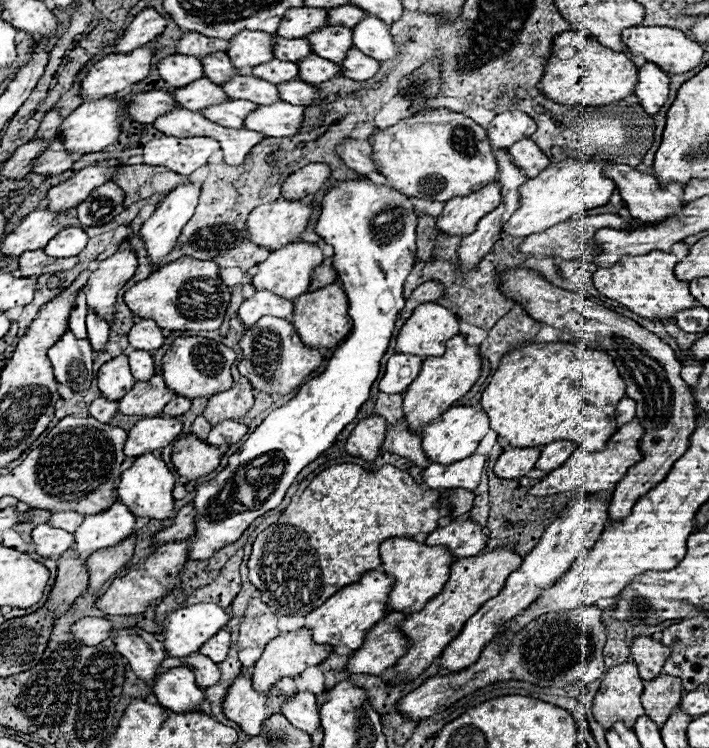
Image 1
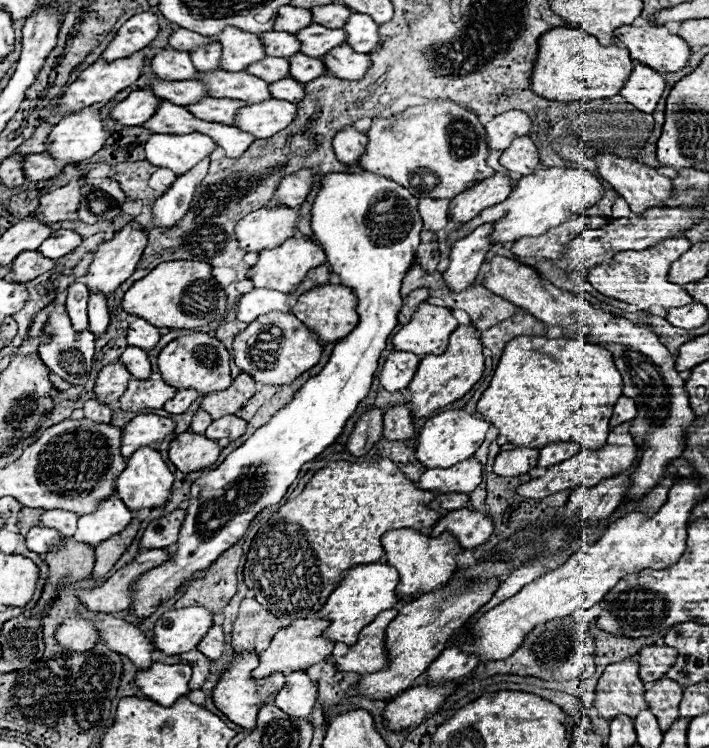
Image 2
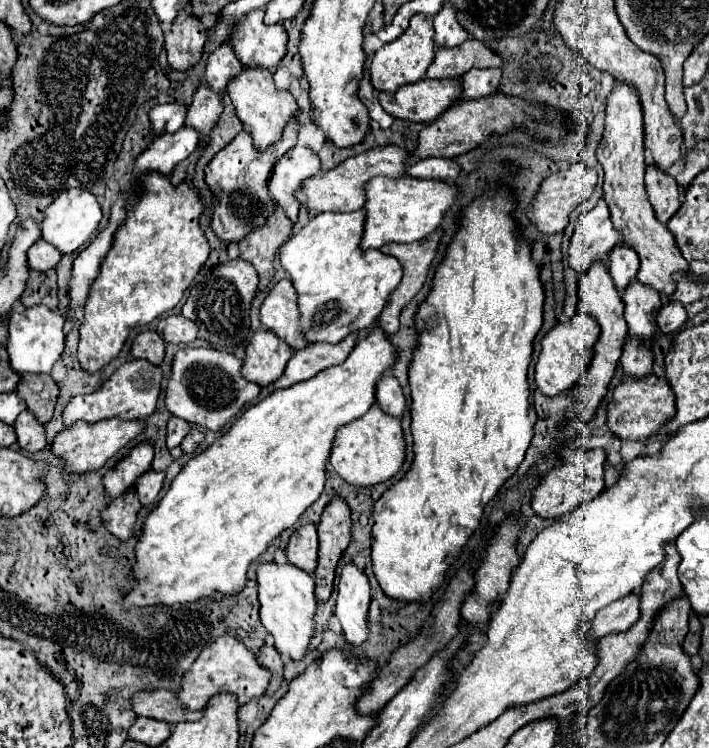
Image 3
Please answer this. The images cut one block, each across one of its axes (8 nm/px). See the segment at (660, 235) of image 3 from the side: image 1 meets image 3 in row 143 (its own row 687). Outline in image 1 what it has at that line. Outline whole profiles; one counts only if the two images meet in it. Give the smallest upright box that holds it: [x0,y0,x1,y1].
[592,662,644,730]

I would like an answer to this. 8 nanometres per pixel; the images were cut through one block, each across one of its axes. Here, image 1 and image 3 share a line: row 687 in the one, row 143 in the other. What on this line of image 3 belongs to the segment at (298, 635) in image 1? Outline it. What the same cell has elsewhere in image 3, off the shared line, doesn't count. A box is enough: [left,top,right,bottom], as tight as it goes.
[226,68,298,150]

